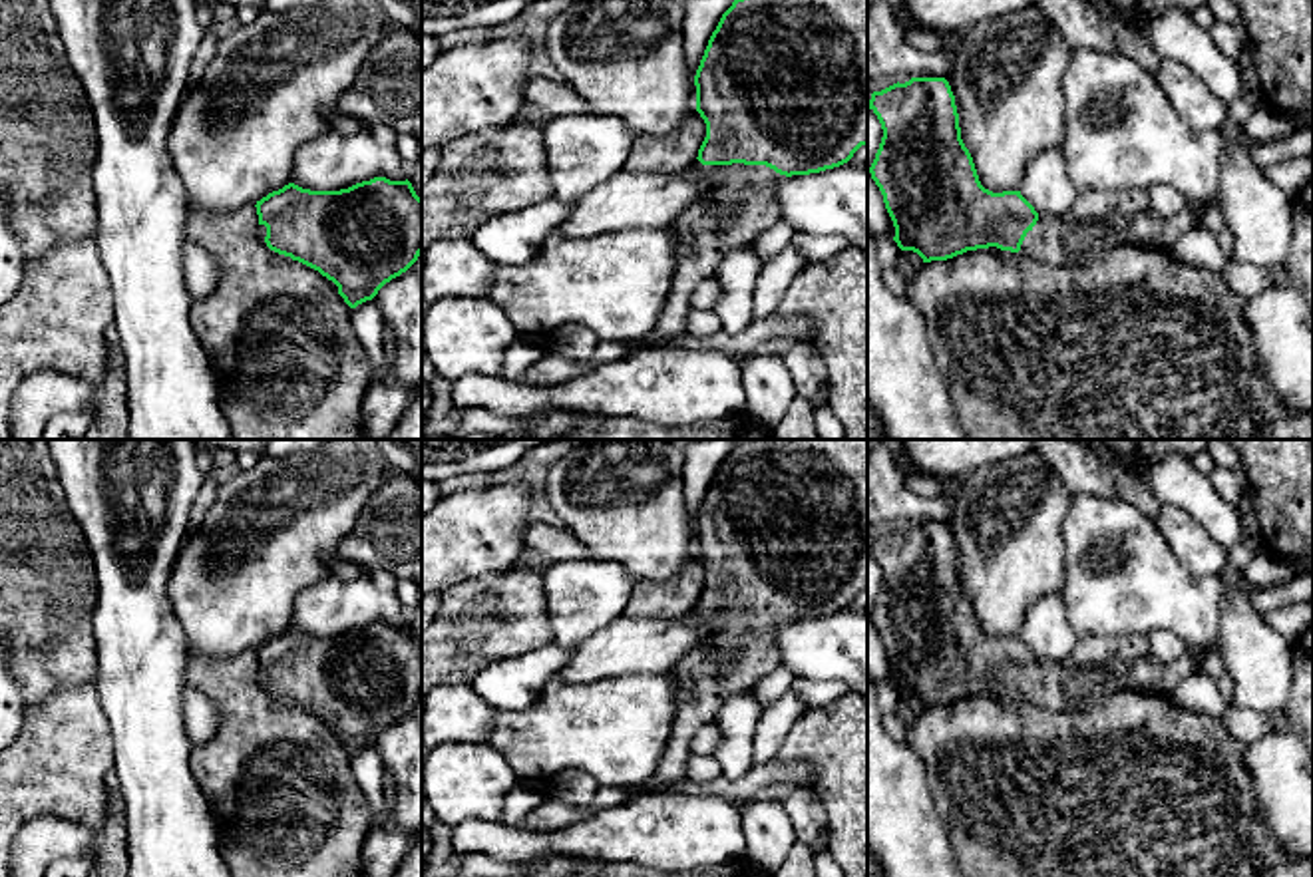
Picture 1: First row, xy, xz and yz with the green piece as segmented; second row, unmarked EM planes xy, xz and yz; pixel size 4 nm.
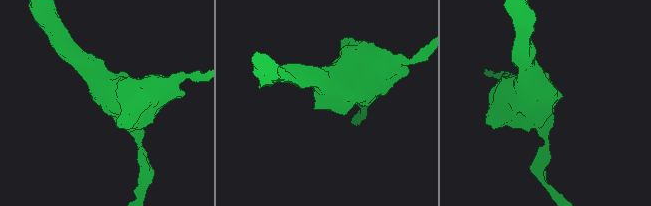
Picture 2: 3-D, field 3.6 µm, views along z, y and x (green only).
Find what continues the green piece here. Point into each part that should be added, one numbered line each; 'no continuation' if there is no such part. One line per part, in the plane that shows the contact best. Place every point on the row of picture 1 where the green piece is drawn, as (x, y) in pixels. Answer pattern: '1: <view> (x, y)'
1: xz (741, 203)

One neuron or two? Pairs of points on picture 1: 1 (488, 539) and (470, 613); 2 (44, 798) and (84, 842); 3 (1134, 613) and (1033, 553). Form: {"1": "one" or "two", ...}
{"1": "two", "2": "two", "3": "two"}

